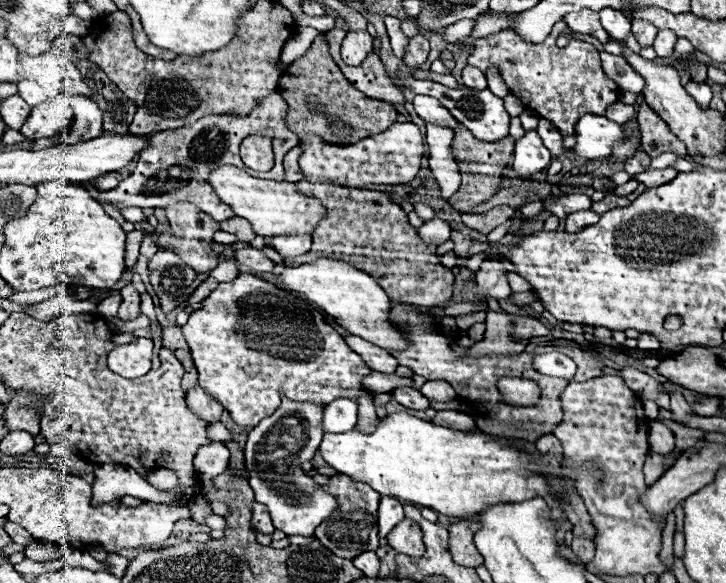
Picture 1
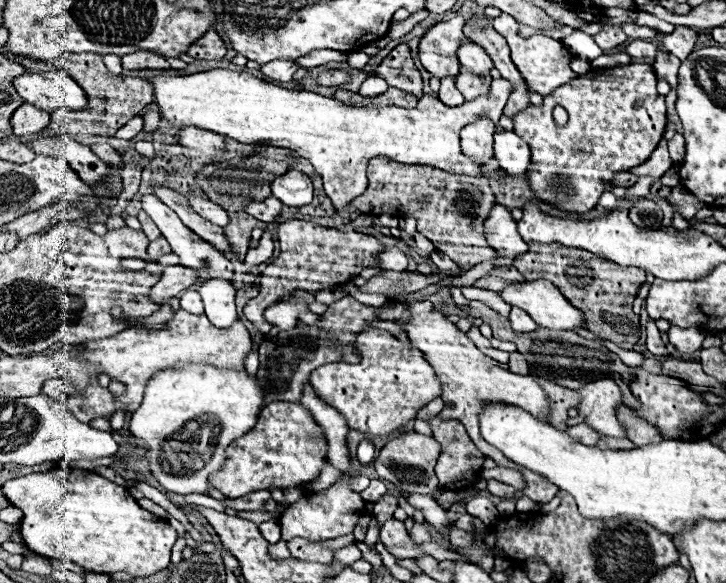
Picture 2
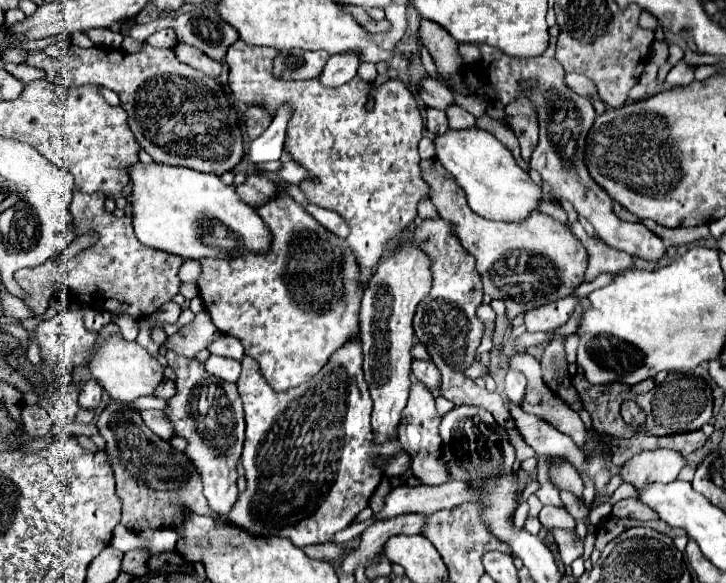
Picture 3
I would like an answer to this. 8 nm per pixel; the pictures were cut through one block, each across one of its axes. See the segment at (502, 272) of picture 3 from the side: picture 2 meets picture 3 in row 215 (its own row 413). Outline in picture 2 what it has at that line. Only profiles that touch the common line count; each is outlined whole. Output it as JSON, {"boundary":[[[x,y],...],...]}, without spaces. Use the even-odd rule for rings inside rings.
{"boundary":[[[428,300],[414,302],[414,304],[408,306],[408,312],[410,312],[408,322],[402,322],[402,320],[394,320],[394,322],[400,324],[406,330],[412,346],[416,346],[418,350],[424,352],[424,358],[430,362],[430,366],[434,368],[434,372],[438,374],[438,378],[442,382],[444,410],[440,412],[440,416],[444,416],[446,420],[460,420],[466,426],[466,430],[468,430],[470,438],[474,440],[474,444],[488,458],[492,458],[498,466],[516,470],[518,464],[514,464],[500,450],[492,448],[490,444],[486,444],[482,440],[480,426],[478,426],[478,412],[480,412],[482,404],[486,404],[486,402],[506,402],[506,404],[514,404],[518,408],[530,412],[532,416],[548,422],[546,420],[548,396],[544,394],[540,384],[534,382],[532,376],[512,374],[510,370],[504,370],[504,368],[496,366],[498,362],[484,356],[474,346],[474,342],[468,340],[468,336],[456,328],[456,324],[446,320],[446,316],[434,308],[432,302],[428,302]]]}

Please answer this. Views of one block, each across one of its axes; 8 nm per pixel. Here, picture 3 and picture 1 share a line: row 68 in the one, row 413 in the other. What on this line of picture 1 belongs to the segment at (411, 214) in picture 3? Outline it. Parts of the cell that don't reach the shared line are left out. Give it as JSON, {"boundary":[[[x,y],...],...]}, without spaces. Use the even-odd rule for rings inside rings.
{"boundary":[[[240,274],[232,282],[220,282],[202,302],[202,308],[190,314],[188,322],[182,326],[182,334],[192,350],[200,386],[230,412],[238,426],[256,426],[282,404],[282,396],[292,402],[328,406],[338,398],[358,400],[366,392],[372,394],[362,386],[362,378],[372,370],[324,320],[324,314],[292,292],[286,292],[254,274]]]}

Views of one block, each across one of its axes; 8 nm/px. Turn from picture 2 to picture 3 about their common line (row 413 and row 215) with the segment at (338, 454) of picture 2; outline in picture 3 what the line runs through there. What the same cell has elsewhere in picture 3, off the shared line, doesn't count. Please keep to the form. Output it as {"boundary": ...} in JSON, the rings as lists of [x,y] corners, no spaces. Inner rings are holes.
{"boundary":[[[308,204],[308,206],[306,206],[306,212],[308,212],[312,218],[316,218],[316,222],[320,222],[326,230],[330,230],[332,234],[336,234],[338,238],[346,238],[346,236],[348,236],[348,226],[346,226],[346,222],[344,222],[338,214],[330,212],[330,210],[326,210],[326,208],[314,206],[314,204]]]}

